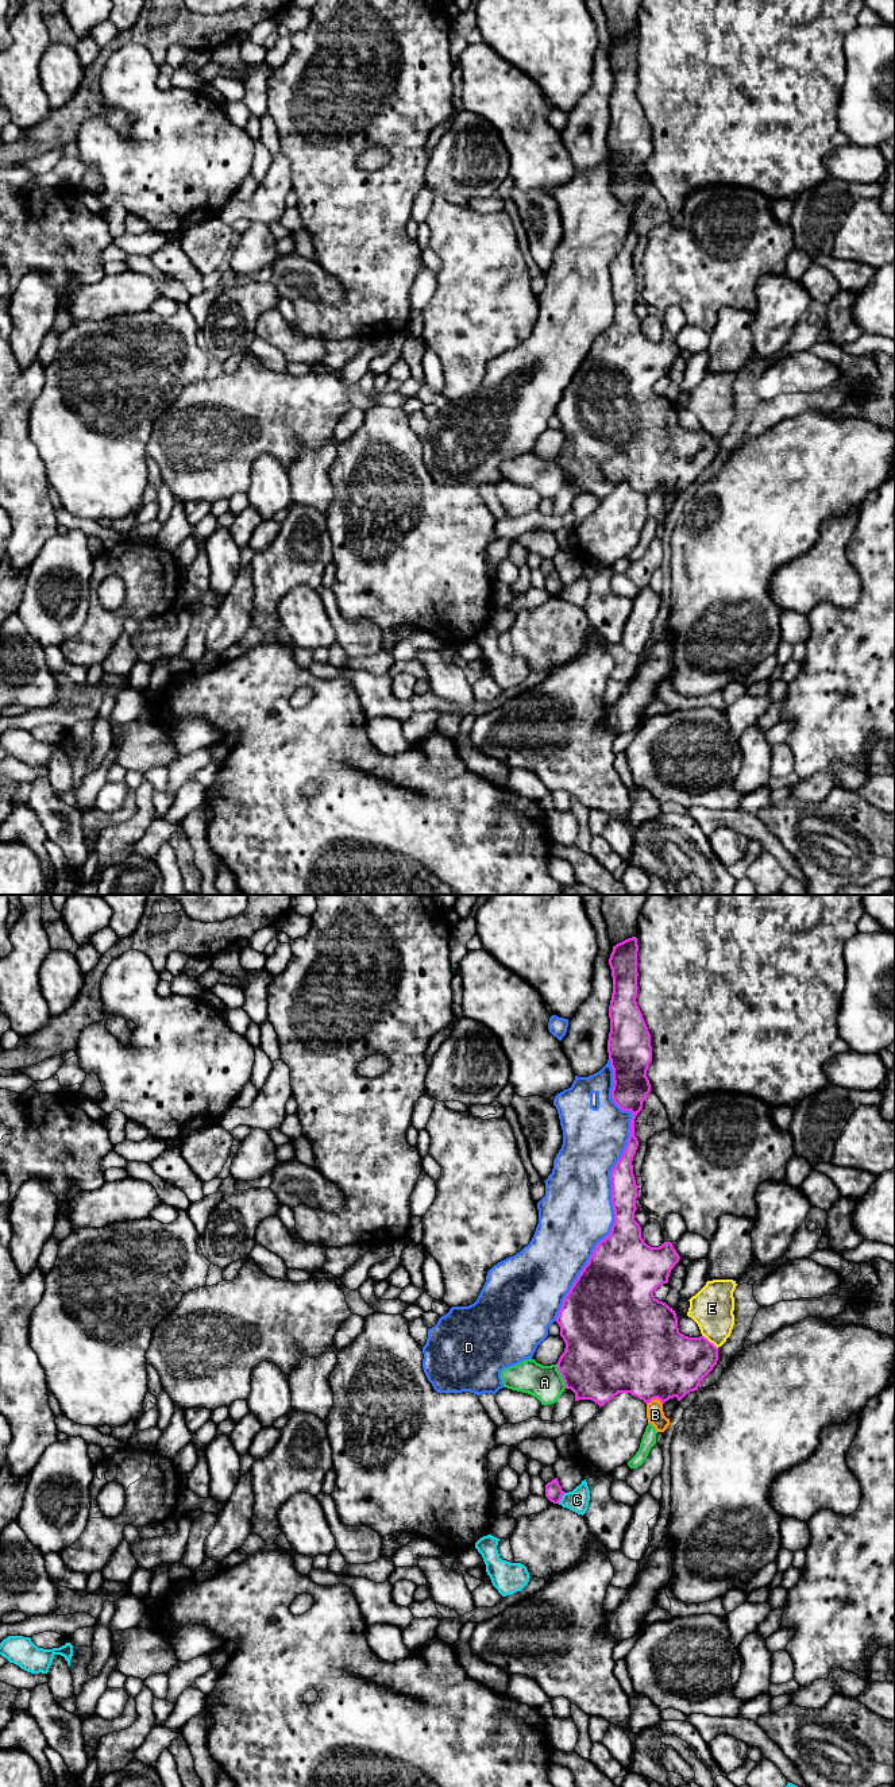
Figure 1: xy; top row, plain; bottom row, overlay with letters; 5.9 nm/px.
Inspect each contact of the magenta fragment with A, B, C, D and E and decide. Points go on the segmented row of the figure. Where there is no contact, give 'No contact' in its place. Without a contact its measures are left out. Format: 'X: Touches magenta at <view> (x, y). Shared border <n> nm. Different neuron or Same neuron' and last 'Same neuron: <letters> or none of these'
A: Touches magenta at xy (562, 1376). Shared border 160 nm. Different neuron
B: Touches magenta at xy (654, 1398). Shared border 100 nm. Different neuron
C: Touches magenta at xy (560, 1498). Shared border 80 nm. Different neuron
D: Touches magenta at xy (612, 1187). Shared border 1600 nm. Different neuron
E: Touches magenta at xy (709, 1342). Shared border 130 nm. Different neuron
Same neuron: none of these

